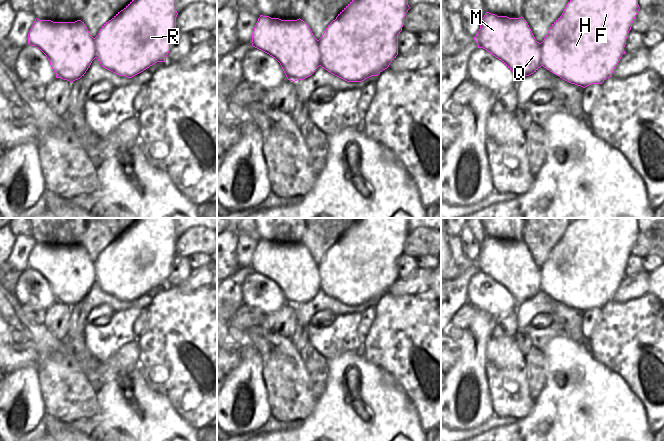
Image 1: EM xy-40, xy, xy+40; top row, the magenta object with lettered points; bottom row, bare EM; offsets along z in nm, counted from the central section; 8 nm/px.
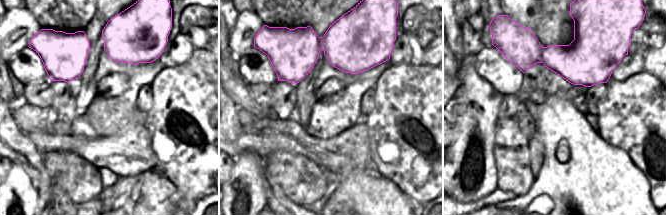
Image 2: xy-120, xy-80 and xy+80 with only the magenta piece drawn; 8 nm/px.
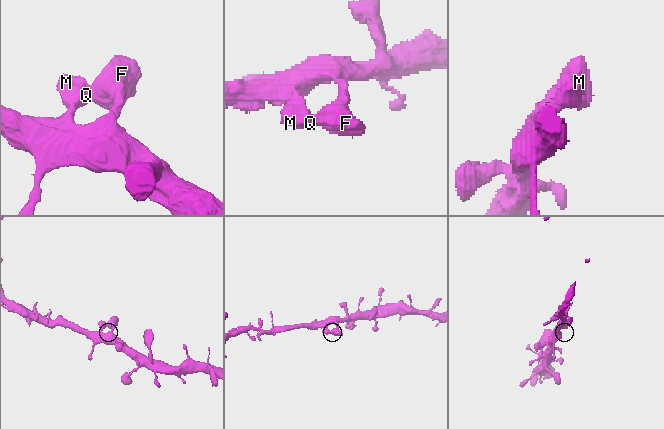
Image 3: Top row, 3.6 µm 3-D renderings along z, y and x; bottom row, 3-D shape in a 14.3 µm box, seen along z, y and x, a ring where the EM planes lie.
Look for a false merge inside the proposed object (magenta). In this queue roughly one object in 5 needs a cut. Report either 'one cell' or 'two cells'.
one cell

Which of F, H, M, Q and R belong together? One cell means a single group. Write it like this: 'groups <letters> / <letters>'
groups F H M Q R

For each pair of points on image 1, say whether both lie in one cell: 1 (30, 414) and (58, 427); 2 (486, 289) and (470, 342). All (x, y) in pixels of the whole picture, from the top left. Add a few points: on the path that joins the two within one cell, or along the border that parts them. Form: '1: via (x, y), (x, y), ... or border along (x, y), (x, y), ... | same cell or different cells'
1: border along (46, 414), (42, 420) | different cells
2: border along (478, 309), (493, 318) | different cells

